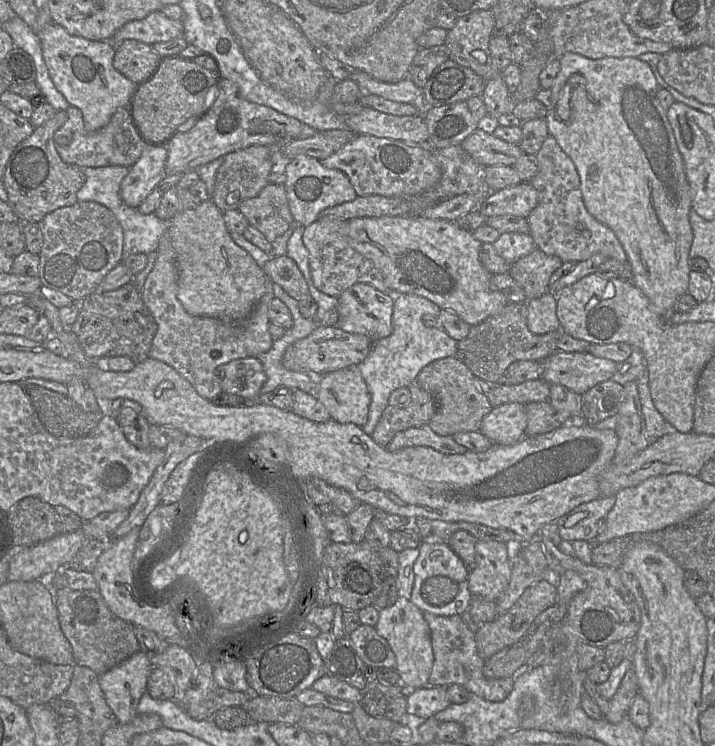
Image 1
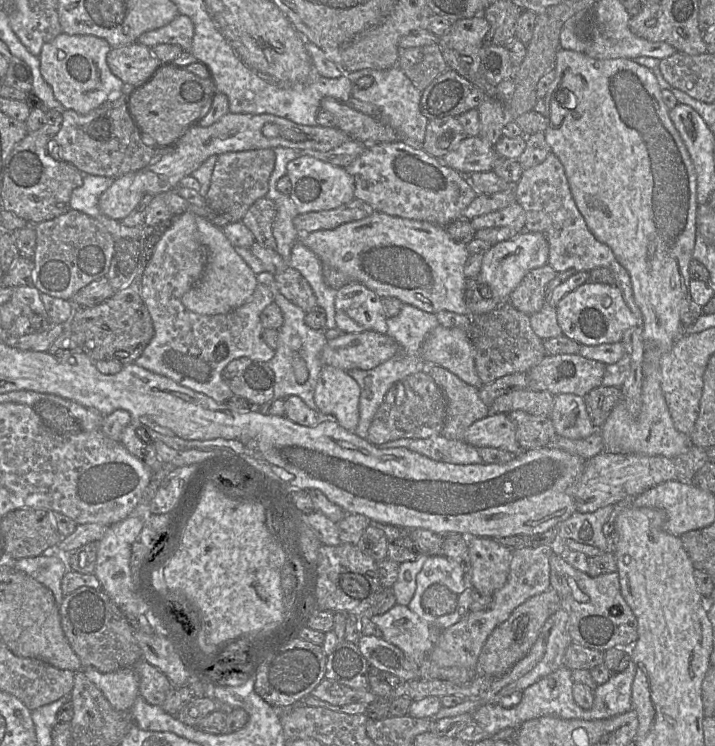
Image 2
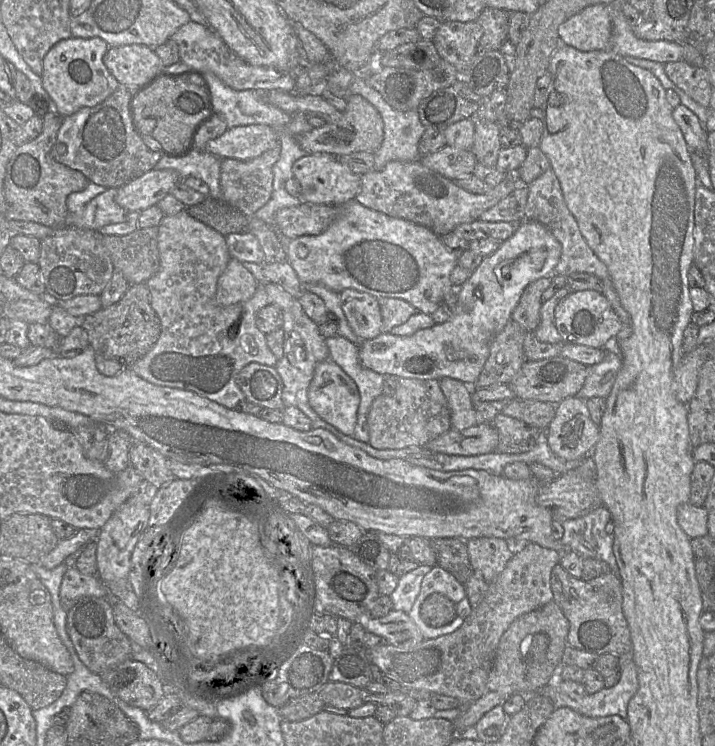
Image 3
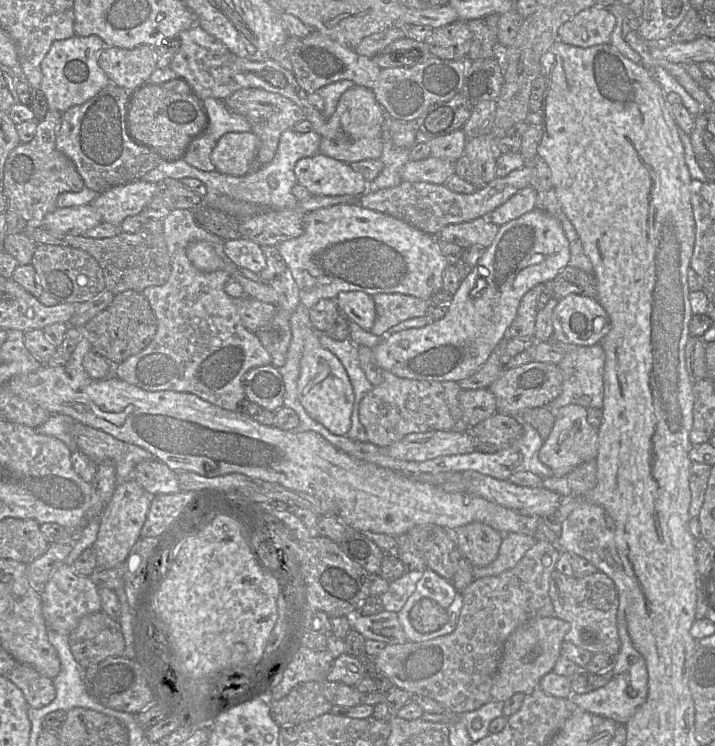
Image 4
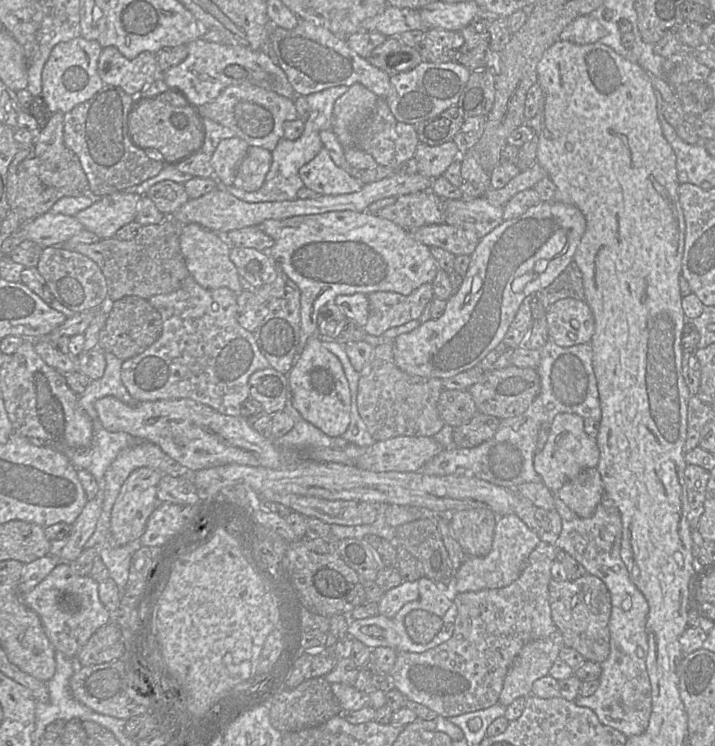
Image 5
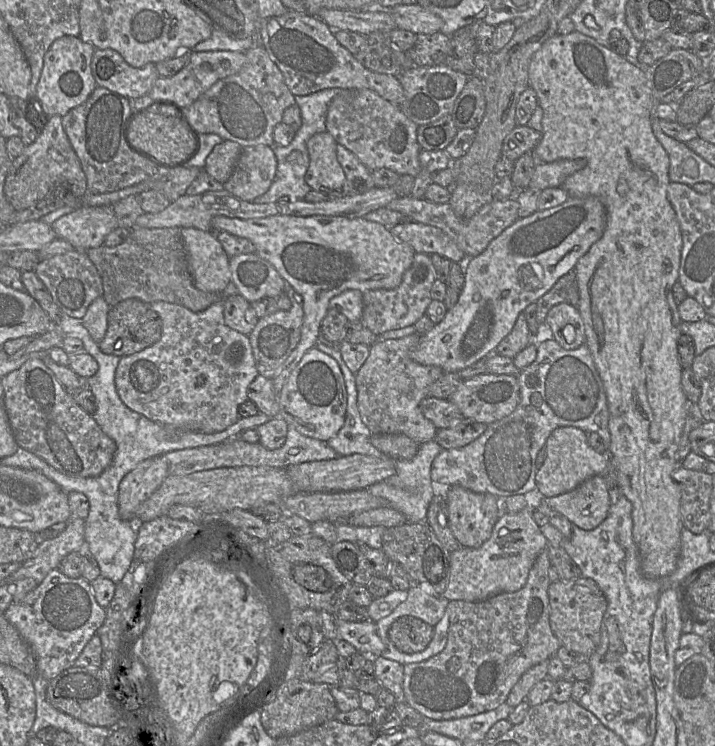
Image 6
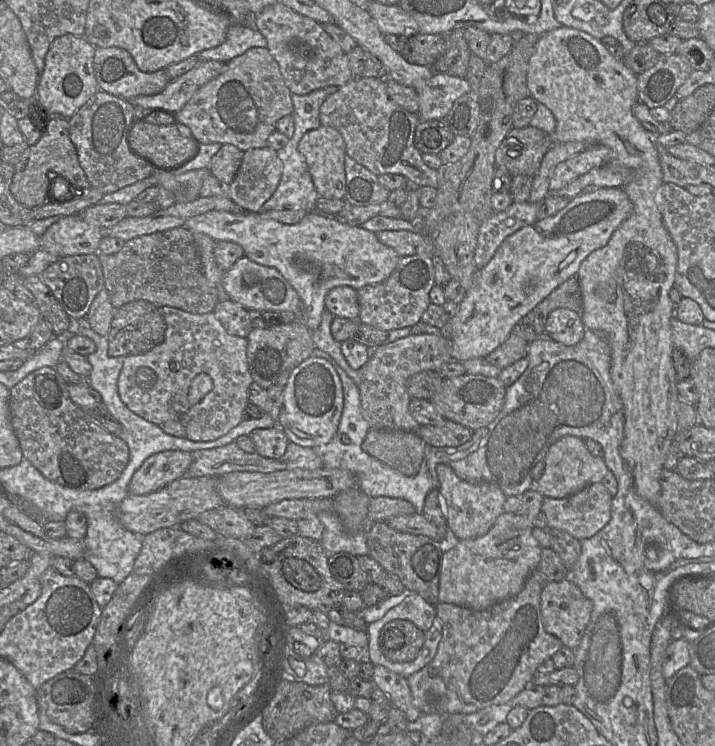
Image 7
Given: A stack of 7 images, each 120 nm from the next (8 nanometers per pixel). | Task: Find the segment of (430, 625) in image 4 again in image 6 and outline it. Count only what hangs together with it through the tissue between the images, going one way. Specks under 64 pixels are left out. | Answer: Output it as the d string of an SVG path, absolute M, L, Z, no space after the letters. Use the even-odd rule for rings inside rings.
M402 616L392 623L389 638L401 652L423 651L433 638L434 627L413 616Z

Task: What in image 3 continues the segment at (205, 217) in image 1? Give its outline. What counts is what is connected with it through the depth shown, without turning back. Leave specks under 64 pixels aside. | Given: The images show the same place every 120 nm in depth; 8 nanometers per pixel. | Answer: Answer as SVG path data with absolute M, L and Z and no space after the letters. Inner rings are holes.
M231 258L217 283L215 300L220 306L230 306L250 299L258 286L254 276L236 258Z

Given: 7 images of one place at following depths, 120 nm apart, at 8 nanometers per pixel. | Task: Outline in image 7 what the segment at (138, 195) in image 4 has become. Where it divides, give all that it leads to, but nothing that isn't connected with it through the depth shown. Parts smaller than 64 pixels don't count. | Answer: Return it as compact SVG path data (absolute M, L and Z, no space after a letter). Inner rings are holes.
M80 215L61 217L40 236L39 249L58 258L95 254L101 239L103 229L86 222Z

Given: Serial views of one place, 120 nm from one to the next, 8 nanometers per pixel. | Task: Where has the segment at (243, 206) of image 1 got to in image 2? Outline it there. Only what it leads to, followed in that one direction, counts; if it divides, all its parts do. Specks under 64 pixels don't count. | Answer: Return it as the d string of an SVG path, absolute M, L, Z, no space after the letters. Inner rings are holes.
M267 197L255 201L242 219L252 232L255 242L265 248L276 250L276 239L272 225L277 215L275 203Z

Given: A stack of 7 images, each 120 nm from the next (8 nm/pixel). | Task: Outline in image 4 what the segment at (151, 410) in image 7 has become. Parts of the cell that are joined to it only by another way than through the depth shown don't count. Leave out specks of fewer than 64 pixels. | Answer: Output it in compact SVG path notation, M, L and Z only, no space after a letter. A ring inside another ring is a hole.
M172 210L162 219L162 224L171 261L171 274L164 285L149 286L142 292L156 316L157 332L145 349L122 363L114 365L115 376L147 391L188 392L223 409L236 411L239 402L246 399L242 376L254 367L272 363L271 355L255 333L247 330L241 322L241 315L251 299L249 297L234 298L225 292L225 284L230 279L228 271L202 272L188 259L187 248L197 241L212 244L221 256L225 256L225 241L198 225L193 210Z

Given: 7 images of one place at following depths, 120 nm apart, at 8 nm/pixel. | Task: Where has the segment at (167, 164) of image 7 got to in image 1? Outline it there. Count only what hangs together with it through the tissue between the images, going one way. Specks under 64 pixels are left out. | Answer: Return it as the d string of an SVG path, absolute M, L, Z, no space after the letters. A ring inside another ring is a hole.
M165 60L155 75L141 84L129 105L139 133L153 141L167 138L184 122L197 118L210 88L219 81L217 72L209 71L191 60Z

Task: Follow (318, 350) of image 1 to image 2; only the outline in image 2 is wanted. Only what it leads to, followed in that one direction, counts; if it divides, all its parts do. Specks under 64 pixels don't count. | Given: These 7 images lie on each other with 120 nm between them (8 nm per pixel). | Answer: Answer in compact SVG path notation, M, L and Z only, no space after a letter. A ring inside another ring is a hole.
M375 331L342 333L327 340L321 359L323 365L344 371L370 370L386 362L400 352L397 342L387 334Z

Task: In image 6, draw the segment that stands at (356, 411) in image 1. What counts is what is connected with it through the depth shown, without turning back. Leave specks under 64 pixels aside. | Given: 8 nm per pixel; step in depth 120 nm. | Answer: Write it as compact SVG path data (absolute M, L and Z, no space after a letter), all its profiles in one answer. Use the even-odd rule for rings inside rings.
M316 346L310 348L292 371L279 395L278 416L300 434L328 441L344 425L346 409L347 390L337 361Z

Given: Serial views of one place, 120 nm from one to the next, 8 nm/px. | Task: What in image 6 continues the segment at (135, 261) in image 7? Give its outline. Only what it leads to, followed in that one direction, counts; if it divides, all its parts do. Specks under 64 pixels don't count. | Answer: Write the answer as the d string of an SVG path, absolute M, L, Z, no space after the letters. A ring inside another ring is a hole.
M135 227L128 238L117 246L101 245L86 250L102 278L103 297L110 307L123 300L137 298L146 303L164 301L201 312L225 299L222 293L204 292L195 287L181 229Z

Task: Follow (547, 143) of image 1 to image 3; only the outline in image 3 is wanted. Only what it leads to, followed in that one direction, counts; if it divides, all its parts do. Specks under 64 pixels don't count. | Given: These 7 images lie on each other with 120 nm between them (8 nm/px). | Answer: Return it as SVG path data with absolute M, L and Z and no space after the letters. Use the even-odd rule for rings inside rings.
M550 167L528 186L528 200L525 207L525 220L536 221L546 226L561 244L561 257L555 267L556 275L568 276L572 273L589 273L598 277L603 285L603 294L610 302L622 325L632 323L628 312L622 307L606 265L595 255L580 232L578 223L568 209L561 185Z

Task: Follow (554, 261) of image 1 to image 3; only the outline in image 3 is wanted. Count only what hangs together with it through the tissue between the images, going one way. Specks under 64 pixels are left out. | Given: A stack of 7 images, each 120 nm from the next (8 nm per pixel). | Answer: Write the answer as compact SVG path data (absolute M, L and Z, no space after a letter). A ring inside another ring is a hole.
M544 277L529 284L512 313L511 320L528 333L533 333L540 324L541 296L550 283L551 277Z

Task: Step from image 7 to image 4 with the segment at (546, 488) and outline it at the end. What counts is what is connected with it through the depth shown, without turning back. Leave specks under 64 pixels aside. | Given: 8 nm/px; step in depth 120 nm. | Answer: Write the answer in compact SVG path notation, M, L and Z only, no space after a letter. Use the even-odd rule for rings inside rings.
M577 404L564 406L554 412L554 425L539 451L539 460L549 467L554 477L567 476L579 465L595 460L598 453L598 430L587 420L587 408Z

